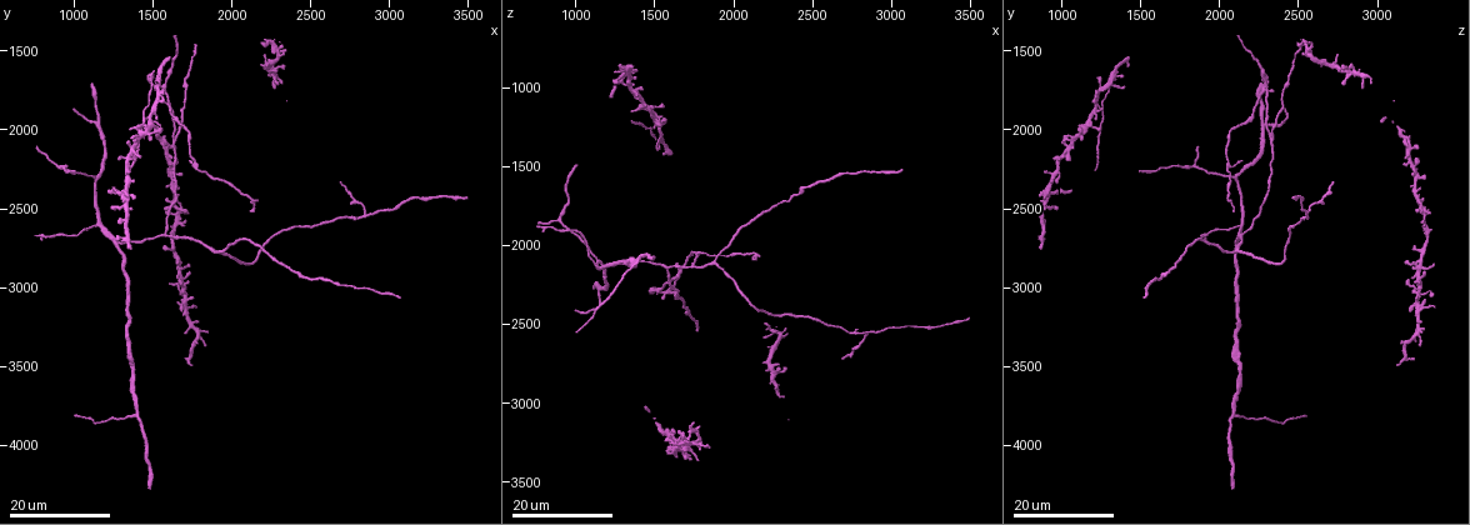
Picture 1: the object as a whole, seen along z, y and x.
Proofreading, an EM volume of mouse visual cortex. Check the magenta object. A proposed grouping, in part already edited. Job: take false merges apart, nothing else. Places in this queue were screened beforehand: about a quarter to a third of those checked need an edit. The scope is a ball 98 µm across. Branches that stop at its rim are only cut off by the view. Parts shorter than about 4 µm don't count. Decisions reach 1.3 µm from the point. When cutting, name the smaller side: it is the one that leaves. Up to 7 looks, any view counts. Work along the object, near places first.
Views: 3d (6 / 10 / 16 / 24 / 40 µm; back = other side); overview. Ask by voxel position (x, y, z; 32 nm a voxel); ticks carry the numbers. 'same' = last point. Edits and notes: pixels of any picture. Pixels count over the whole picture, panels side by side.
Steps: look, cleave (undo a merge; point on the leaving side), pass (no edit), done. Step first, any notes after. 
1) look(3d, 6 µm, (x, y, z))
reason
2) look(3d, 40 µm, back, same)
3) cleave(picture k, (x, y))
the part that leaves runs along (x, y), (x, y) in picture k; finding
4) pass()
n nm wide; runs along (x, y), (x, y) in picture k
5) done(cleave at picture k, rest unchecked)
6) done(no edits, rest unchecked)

look(3d, 24 µm, (1580, 2680, 2160))
branch point

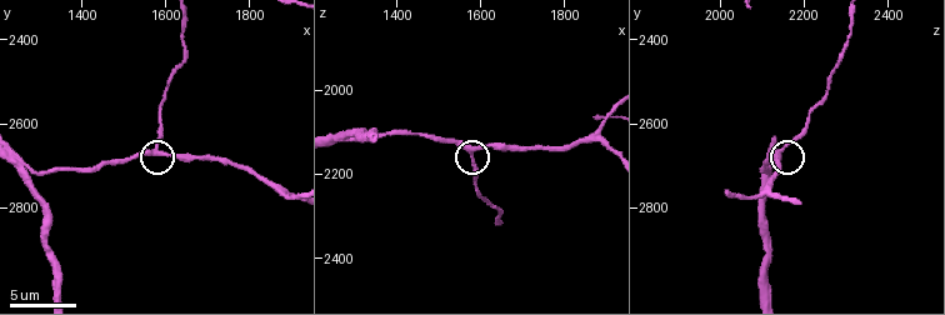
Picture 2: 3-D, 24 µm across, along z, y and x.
look(3d, 6 µm, (1570, 2660, 2145))

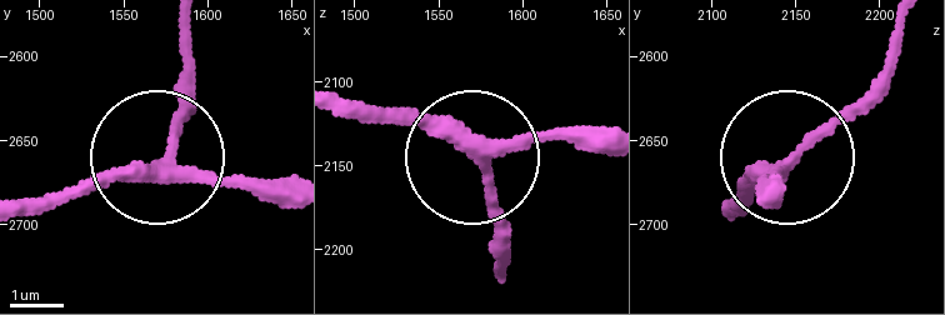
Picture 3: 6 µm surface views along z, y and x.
pass()
runs along (54, 190), (170, 164), (286, 178) in picture 3; all the same neuron

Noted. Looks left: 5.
look(3d, 24 µm, (1140, 2320, 2100))
side arm on a straight run

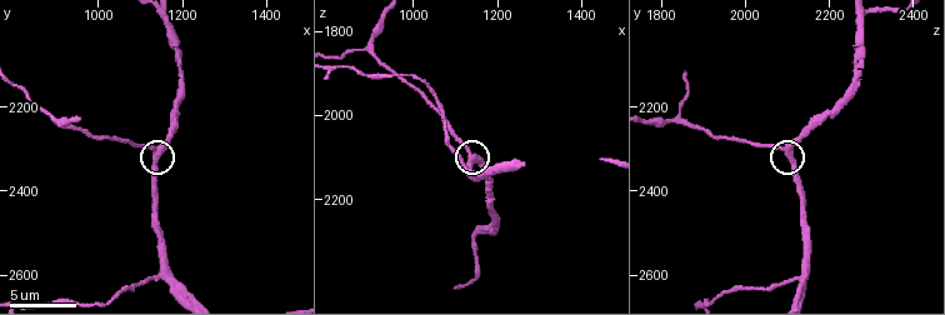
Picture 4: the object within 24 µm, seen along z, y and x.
look(3d, 6 µm, (1135, 2305, 2090))
zoom in

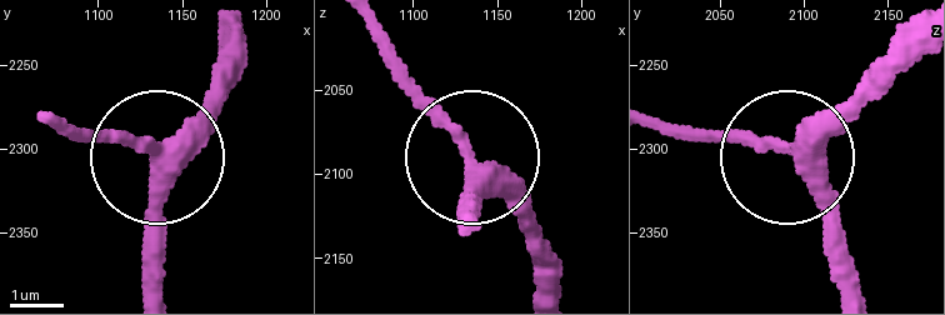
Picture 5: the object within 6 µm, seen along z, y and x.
pass()
3 arms; runs along (163, 290), (163, 169), (225, 79) in picture 5; all the same neuron

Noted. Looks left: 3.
look(3d, 16 µm, (900, 2230, 1835))
three-way junction

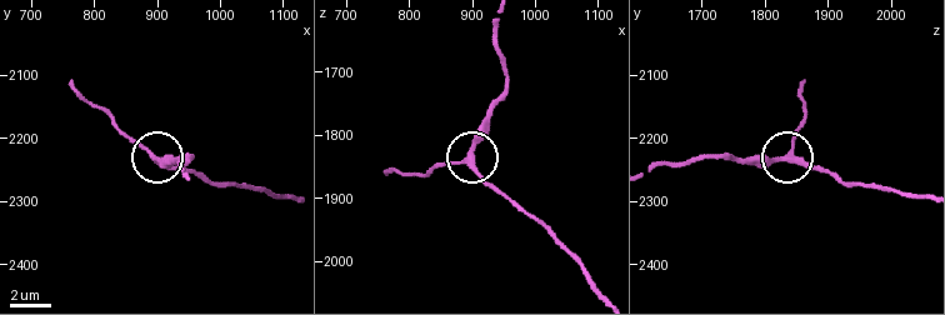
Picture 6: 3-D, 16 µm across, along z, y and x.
pass()
250 nm wide; runs along (601, 290), (546, 229), (511, 204), (470, 160), (433, 168) in picture 6; continuous, no second neuron

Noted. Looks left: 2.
done(no edits, rest unchecked)

